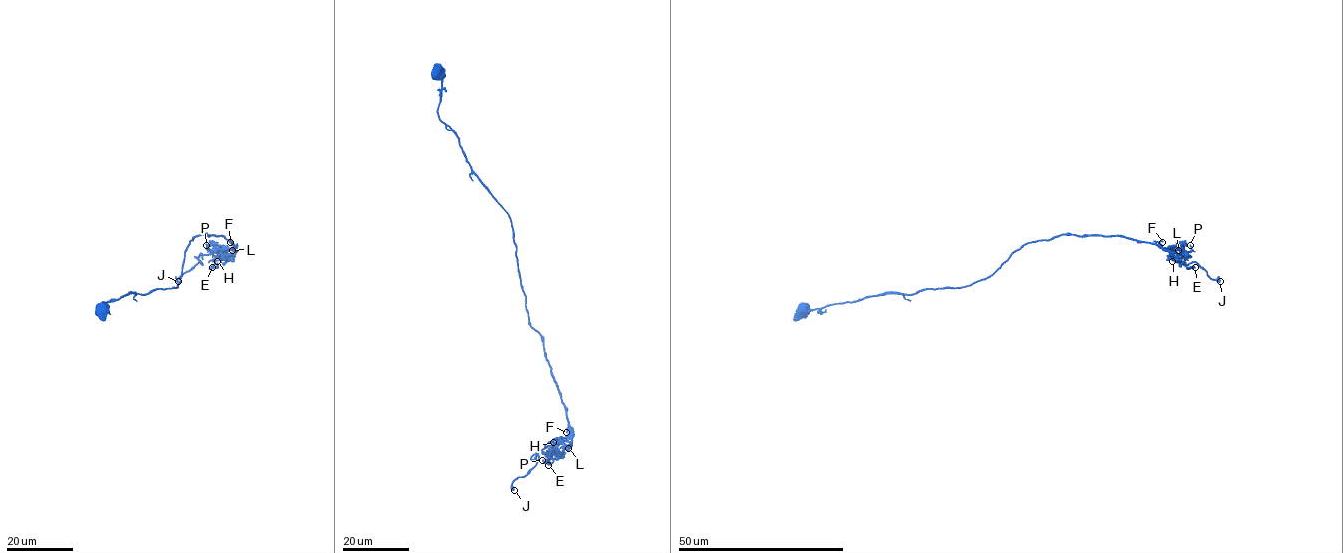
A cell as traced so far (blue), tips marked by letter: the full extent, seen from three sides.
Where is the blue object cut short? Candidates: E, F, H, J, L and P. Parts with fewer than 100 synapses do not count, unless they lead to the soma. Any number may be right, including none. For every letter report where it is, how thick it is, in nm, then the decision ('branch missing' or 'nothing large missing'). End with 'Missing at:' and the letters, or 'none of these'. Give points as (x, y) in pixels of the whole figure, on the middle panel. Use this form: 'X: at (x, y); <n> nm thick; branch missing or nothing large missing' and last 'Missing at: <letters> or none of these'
E: at (548, 465); 280 nm thick; nothing large missing
F: at (566, 432); 170 nm thick; nothing large missing
H: at (553, 442); 240 nm thick; nothing large missing
J: at (514, 490); 480 nm thick; branch missing
L: at (568, 448); 220 nm thick; nothing large missing
P: at (542, 460); 170 nm thick; nothing large missing
Missing at: J

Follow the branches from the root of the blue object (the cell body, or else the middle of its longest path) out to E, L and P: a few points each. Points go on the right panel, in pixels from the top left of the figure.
E: (805, 309), (886, 293), (969, 286), (988, 278), (1025, 244), (1063, 234), (1156, 243), (1195, 267)
L: (805, 309), (886, 293), (969, 286), (988, 278), (1025, 244), (1063, 234), (1122, 236), (1178, 250)
P: (805, 309), (886, 293), (969, 286), (988, 278), (1025, 244), (1063, 234), (1122, 236), (1186, 252), (1190, 245)

